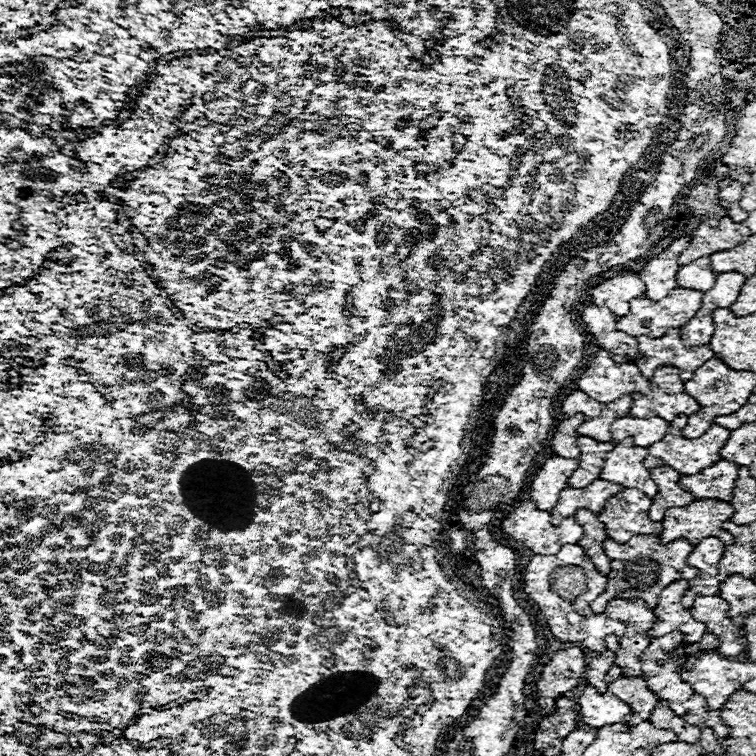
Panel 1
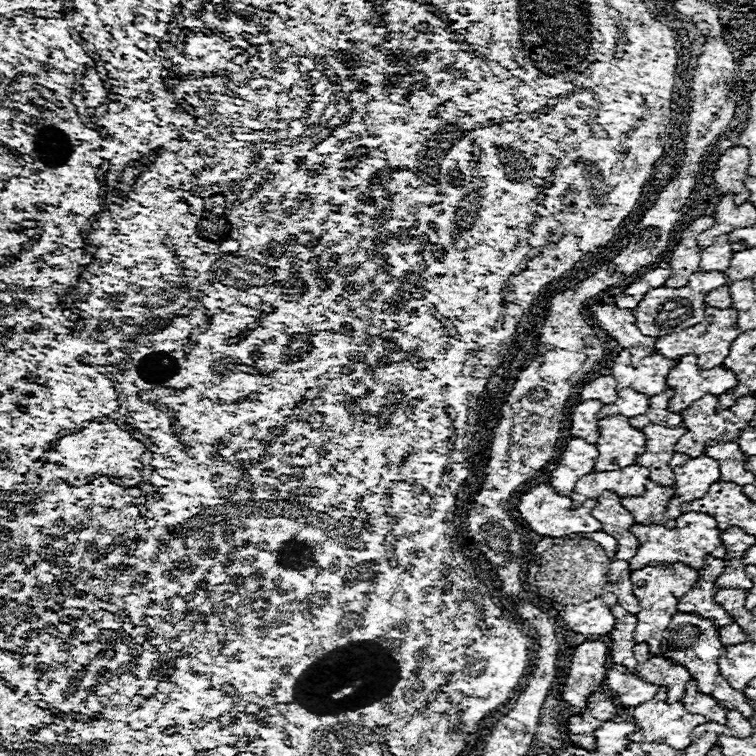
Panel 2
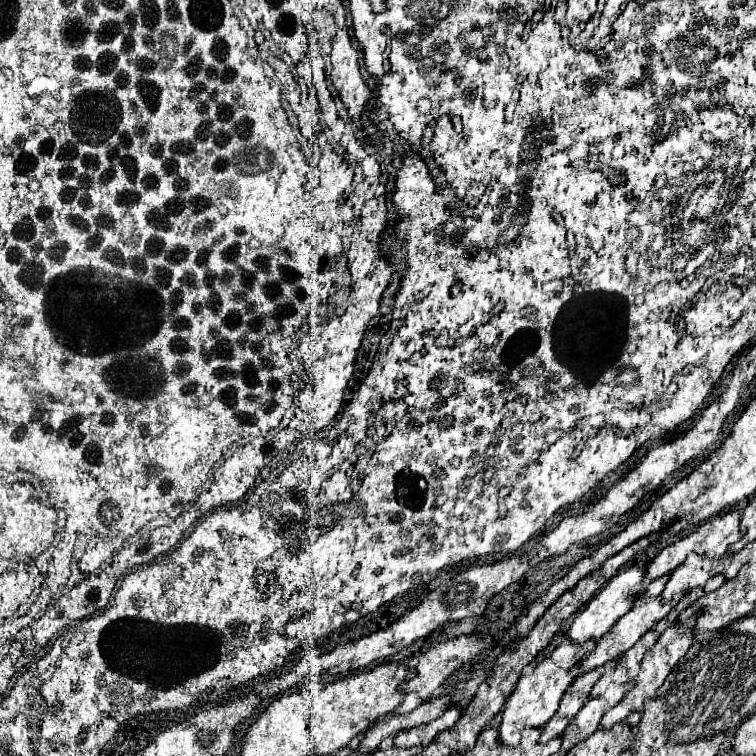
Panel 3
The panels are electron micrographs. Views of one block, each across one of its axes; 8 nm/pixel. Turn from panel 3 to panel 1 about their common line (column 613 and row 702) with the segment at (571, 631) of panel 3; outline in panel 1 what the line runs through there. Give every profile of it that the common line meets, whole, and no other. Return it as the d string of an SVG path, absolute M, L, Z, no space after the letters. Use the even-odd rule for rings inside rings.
M586 686L582 696L576 700L580 706L580 718L590 728L602 728L606 724L620 722L630 714L630 706L612 694L600 694L594 686Z

